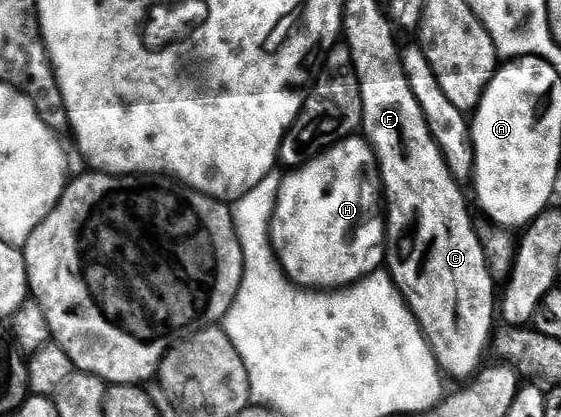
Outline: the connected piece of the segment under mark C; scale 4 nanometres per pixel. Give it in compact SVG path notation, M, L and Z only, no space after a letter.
M426 124L424 129L418 129L414 135L406 135L406 157L376 157L376 166L380 168L380 182L383 194L386 196L386 270L392 276L394 285L398 285L406 305L414 313L441 372L445 376L453 375L456 379L464 379L460 381L471 380L481 368L482 362L480 363L480 361L484 357L484 350L486 352L489 350L490 340L494 335L492 322L498 319L498 285L496 289L497 280L488 267L484 246L476 232L477 224L472 223L472 215L468 212L468 203L464 200L465 188L457 183L456 178L450 173L444 155L438 149L434 137L430 133L429 124Z

